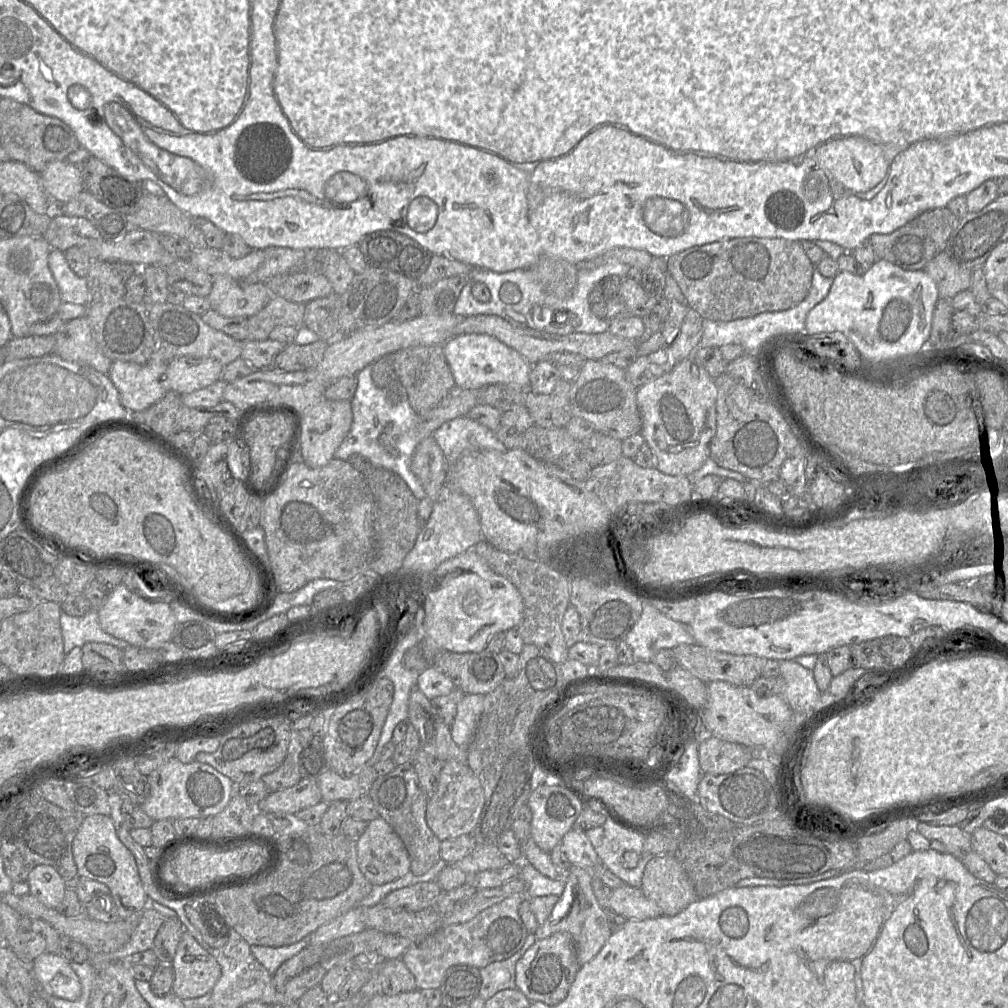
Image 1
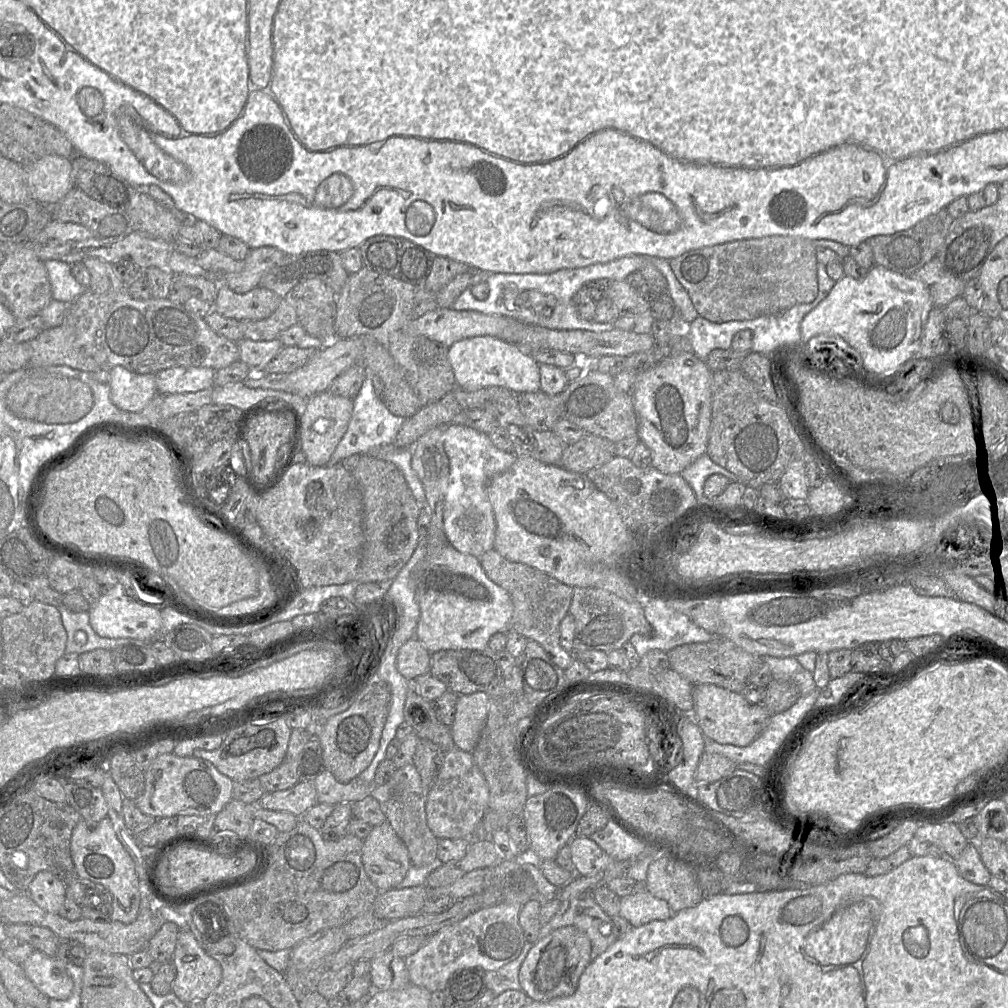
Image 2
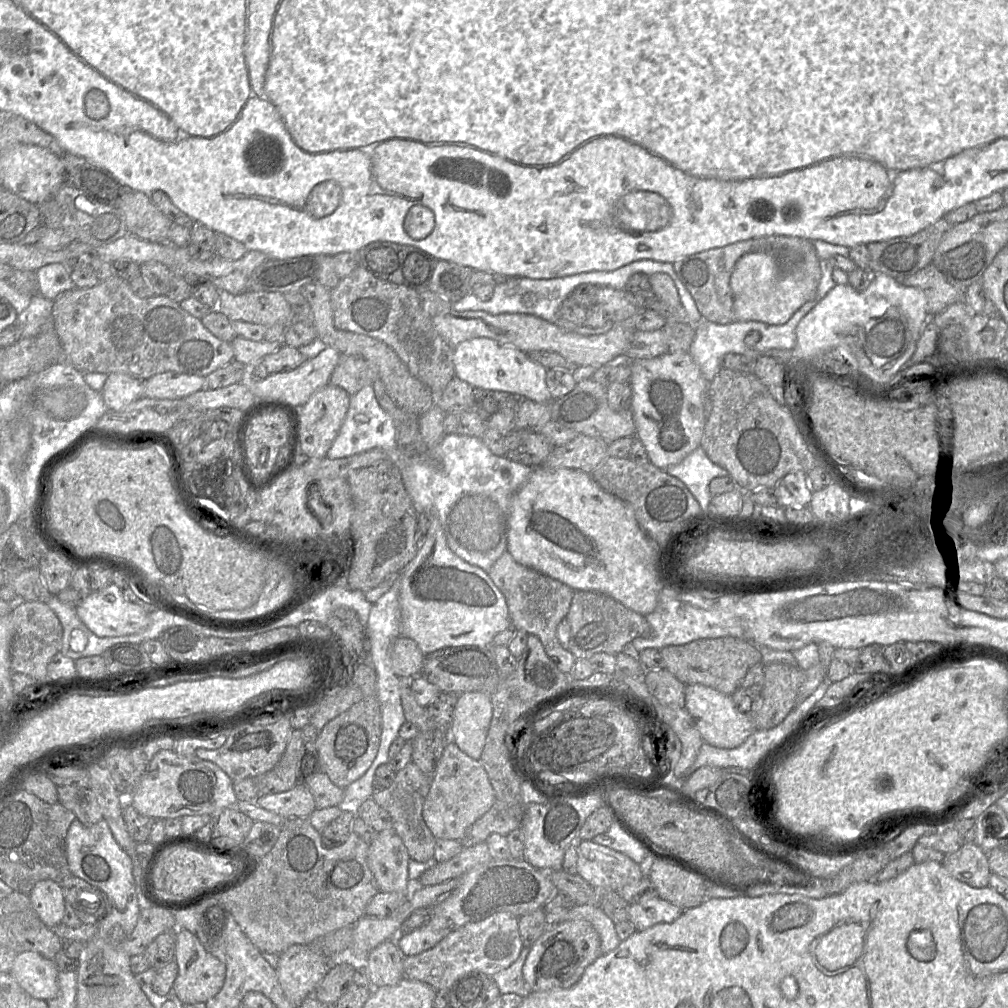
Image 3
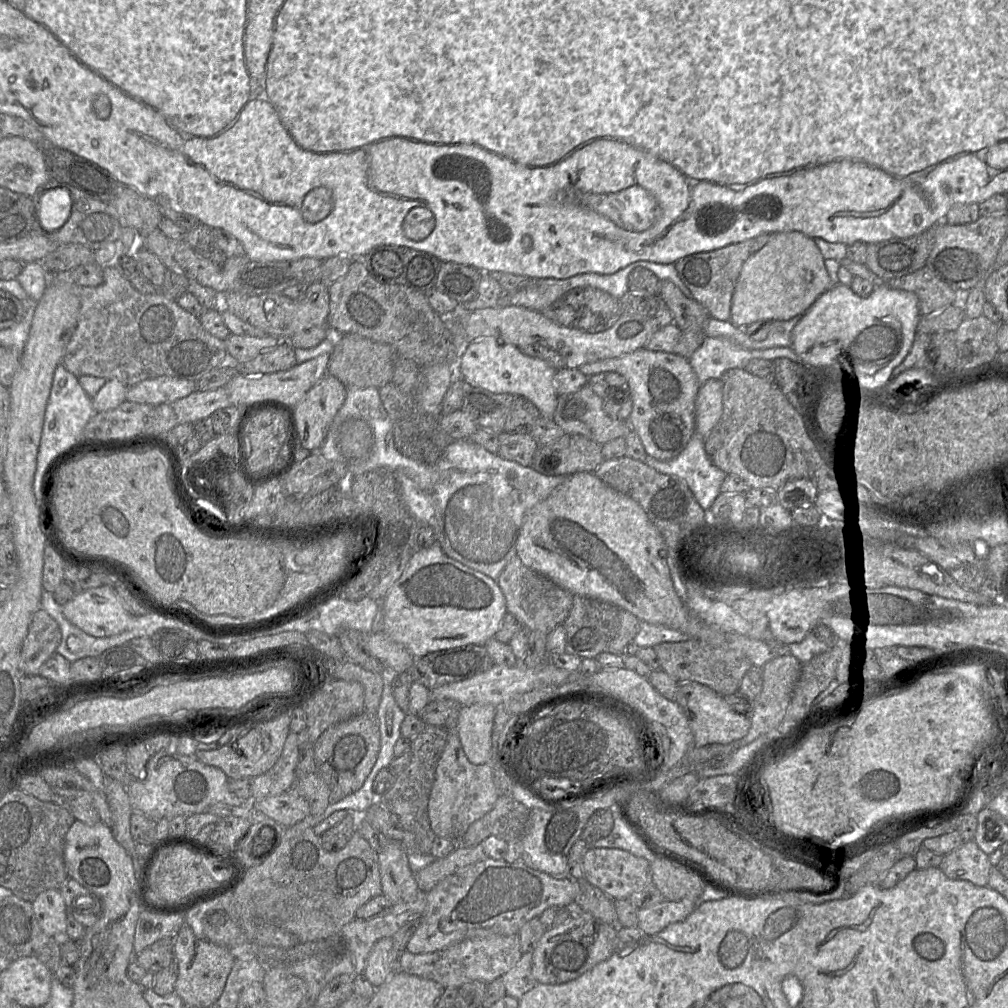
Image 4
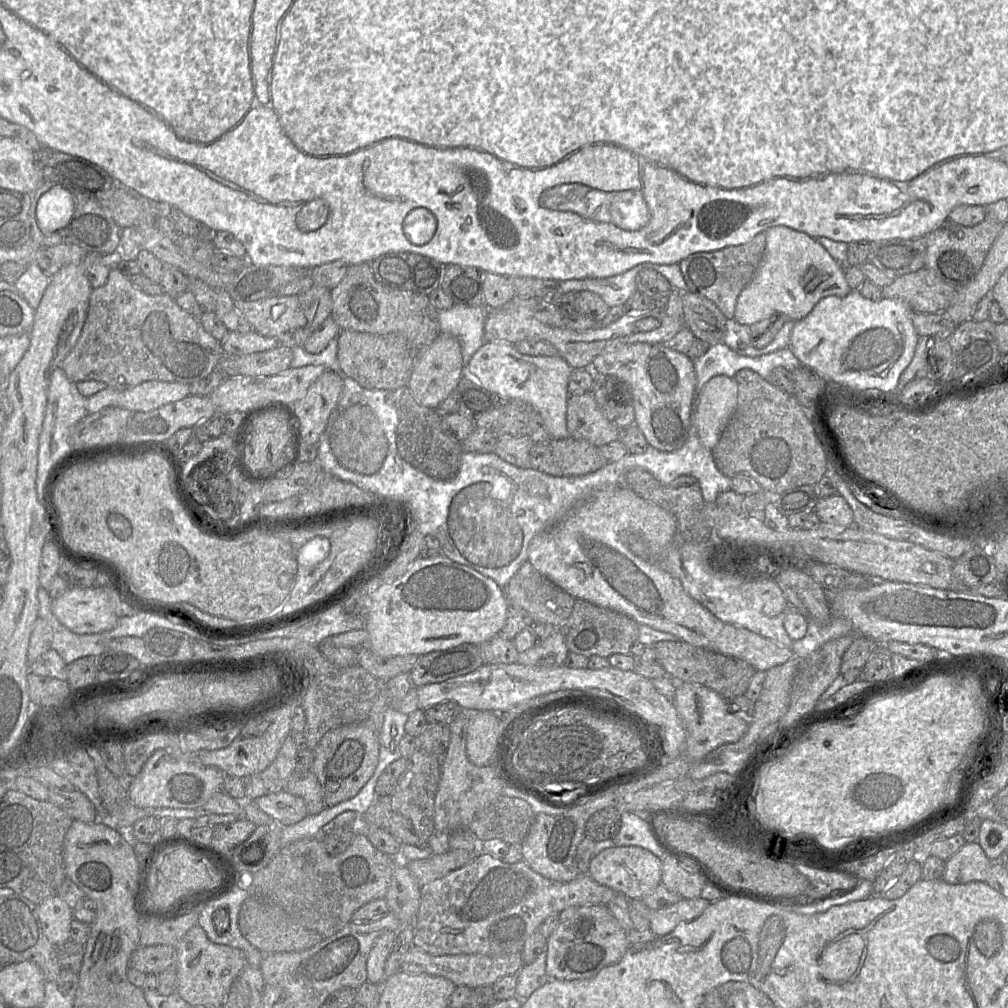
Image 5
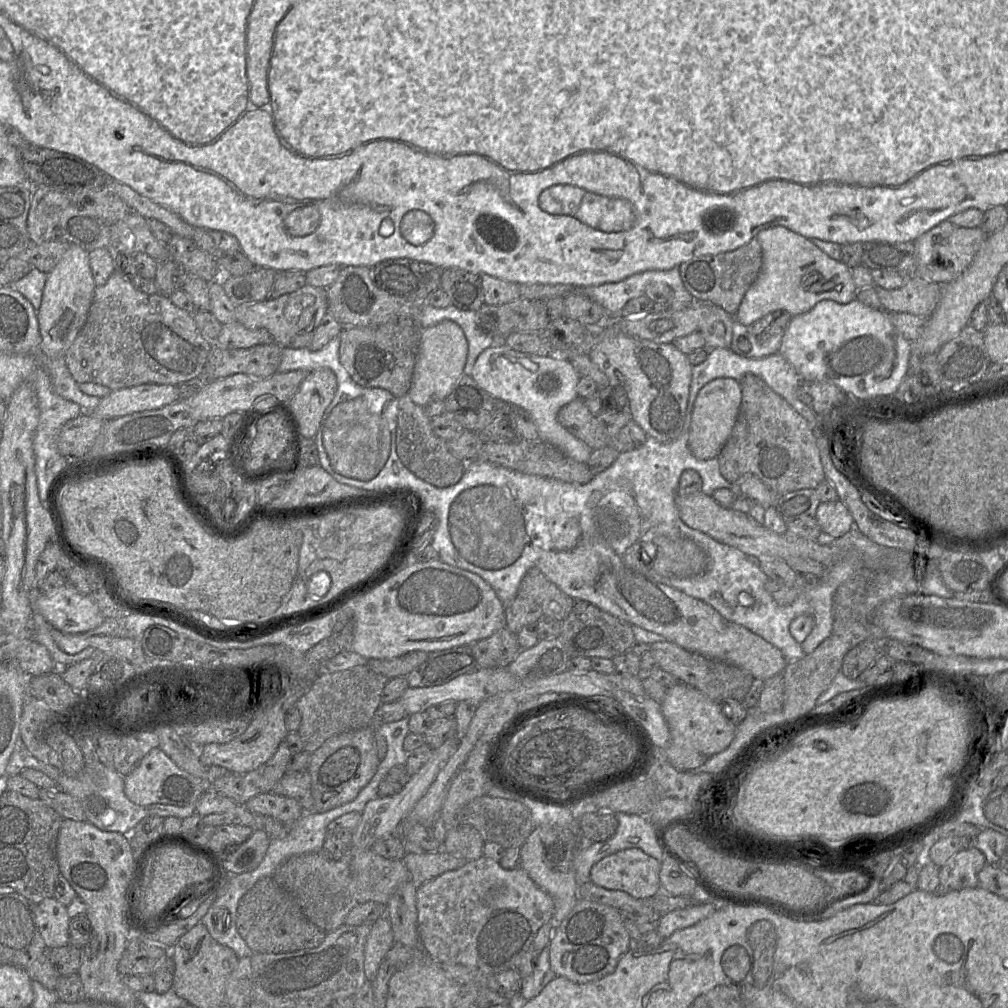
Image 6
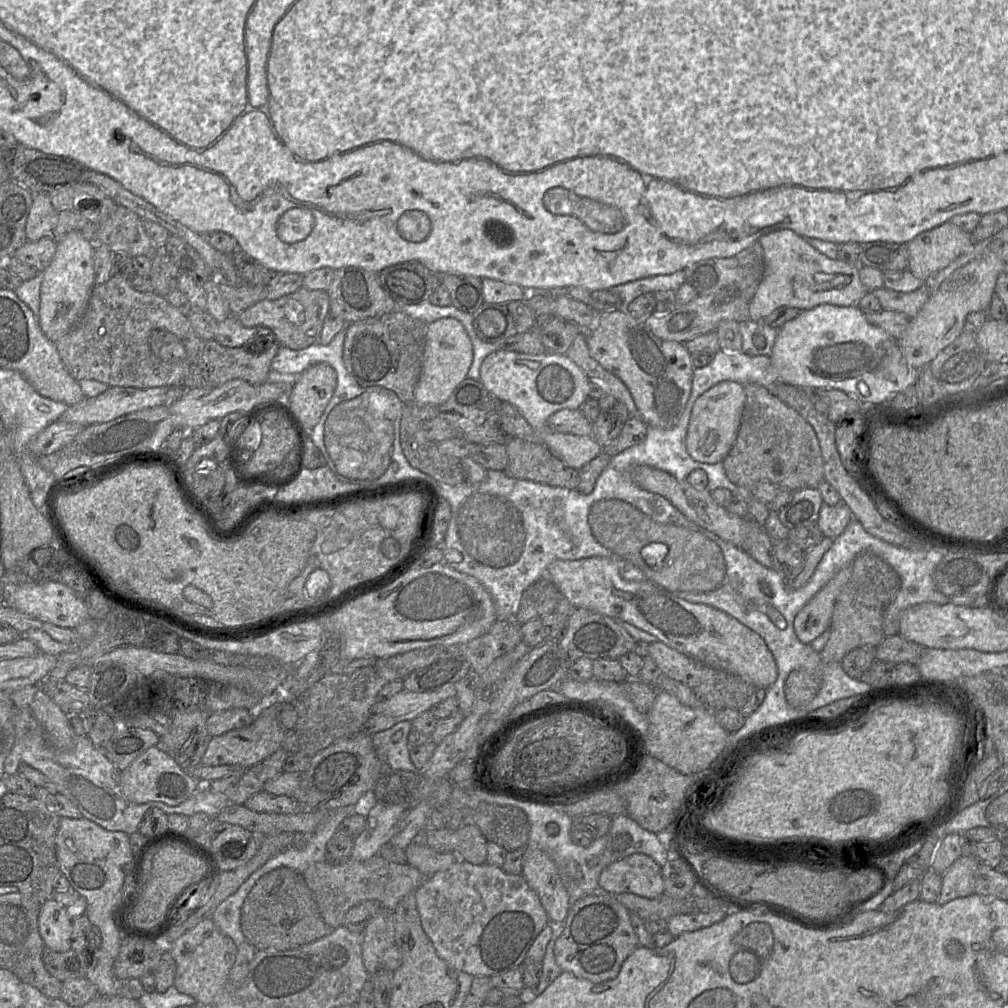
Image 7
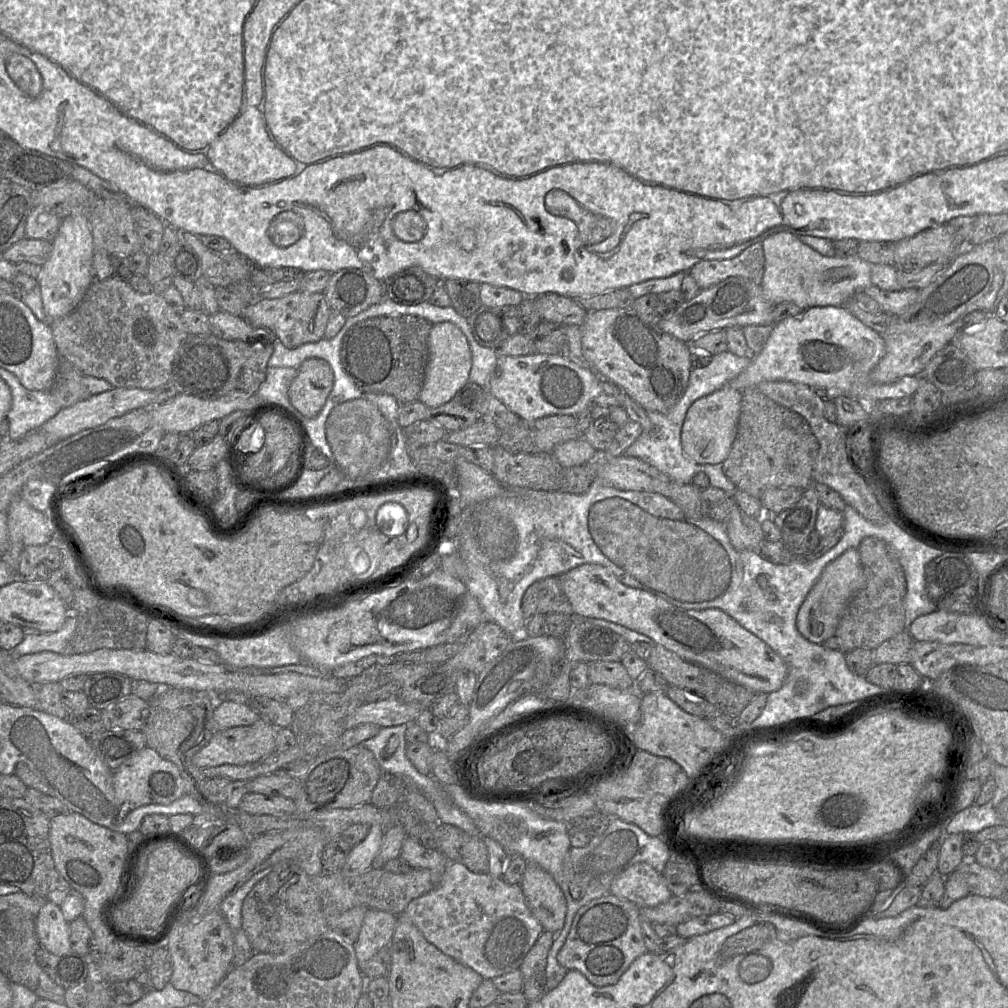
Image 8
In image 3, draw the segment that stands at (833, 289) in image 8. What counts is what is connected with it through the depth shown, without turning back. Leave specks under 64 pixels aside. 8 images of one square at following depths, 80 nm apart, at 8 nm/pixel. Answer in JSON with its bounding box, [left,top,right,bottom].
[730,249,821,325]

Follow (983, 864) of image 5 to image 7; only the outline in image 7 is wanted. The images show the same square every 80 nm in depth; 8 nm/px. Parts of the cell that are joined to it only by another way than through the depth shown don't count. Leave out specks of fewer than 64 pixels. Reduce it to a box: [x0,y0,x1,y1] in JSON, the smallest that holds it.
[937,855,980,905]

